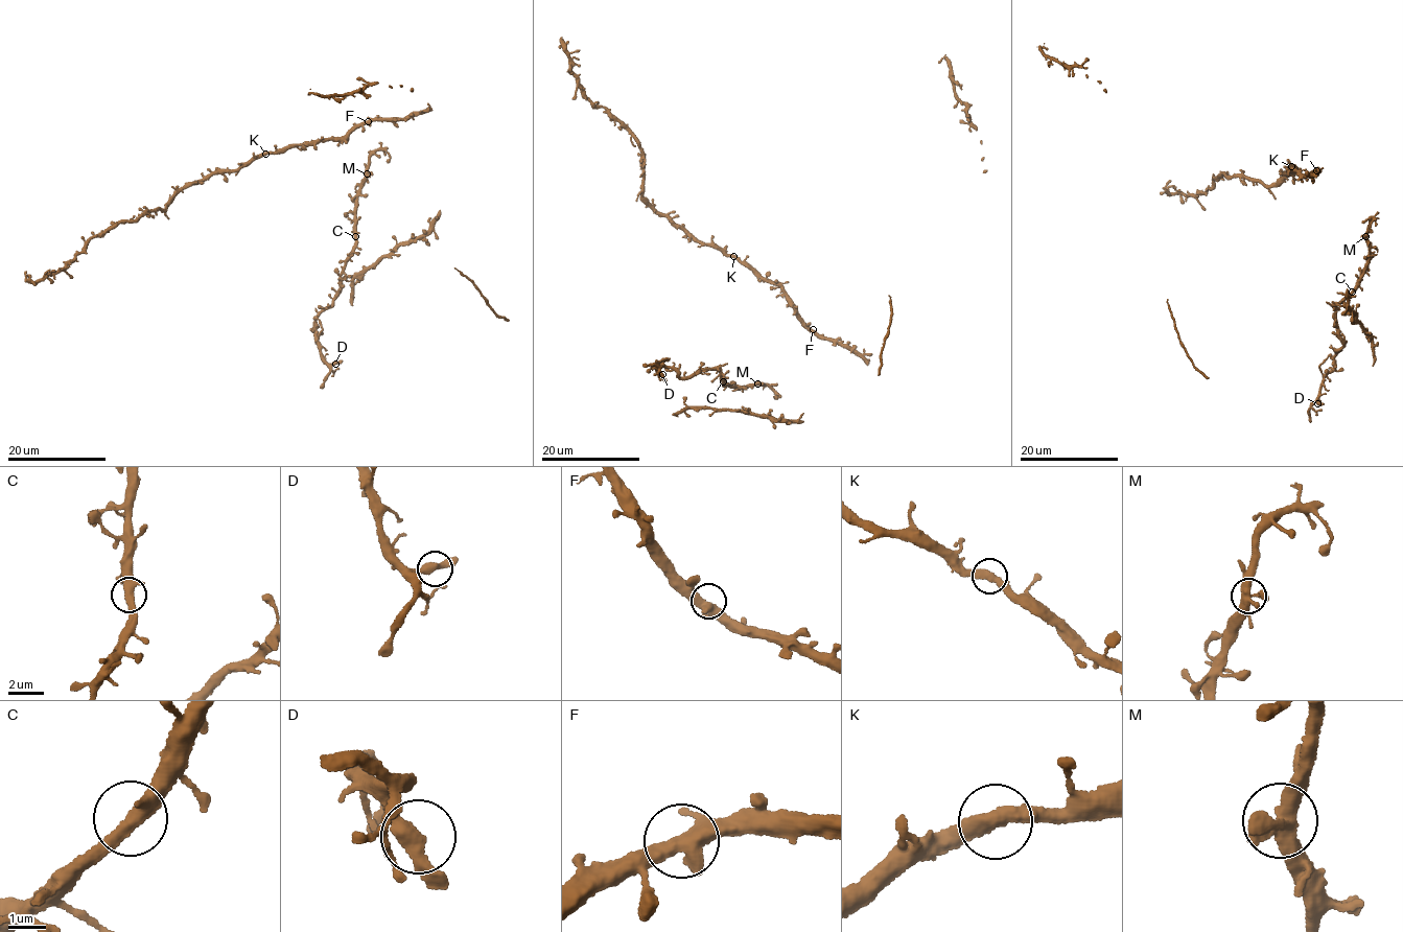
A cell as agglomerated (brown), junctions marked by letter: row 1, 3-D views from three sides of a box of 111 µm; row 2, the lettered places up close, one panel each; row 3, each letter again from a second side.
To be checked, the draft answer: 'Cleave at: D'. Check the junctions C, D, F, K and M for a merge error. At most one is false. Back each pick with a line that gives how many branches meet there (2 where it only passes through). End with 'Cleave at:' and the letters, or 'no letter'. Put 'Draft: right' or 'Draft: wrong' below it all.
Cleave at: no letter
Draft: wrong

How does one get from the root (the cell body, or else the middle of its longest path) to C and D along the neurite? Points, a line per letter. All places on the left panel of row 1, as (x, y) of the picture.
C: (366, 171), (366, 181), (357, 197), (355, 236)
D: (366, 171), (357, 197), (355, 242), (341, 276), (340, 290), (314, 320), (321, 353), (328, 363), (335, 364)

